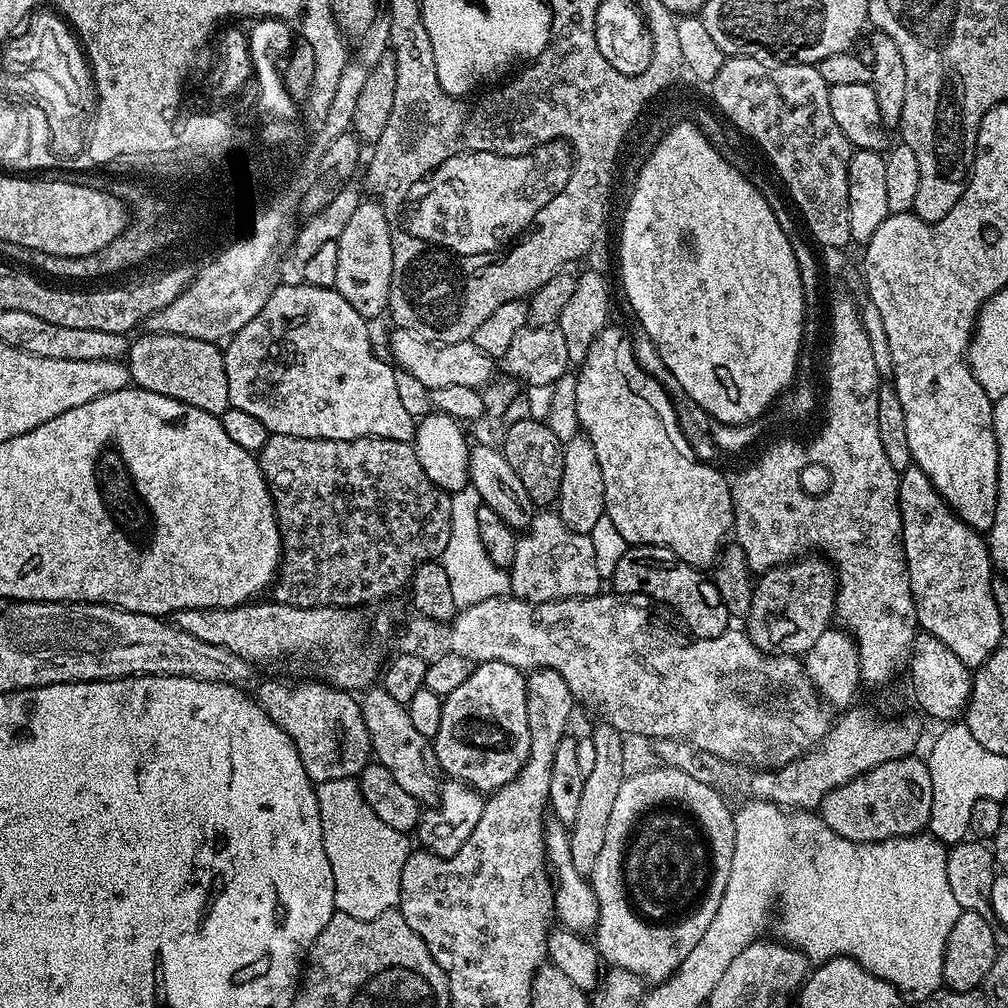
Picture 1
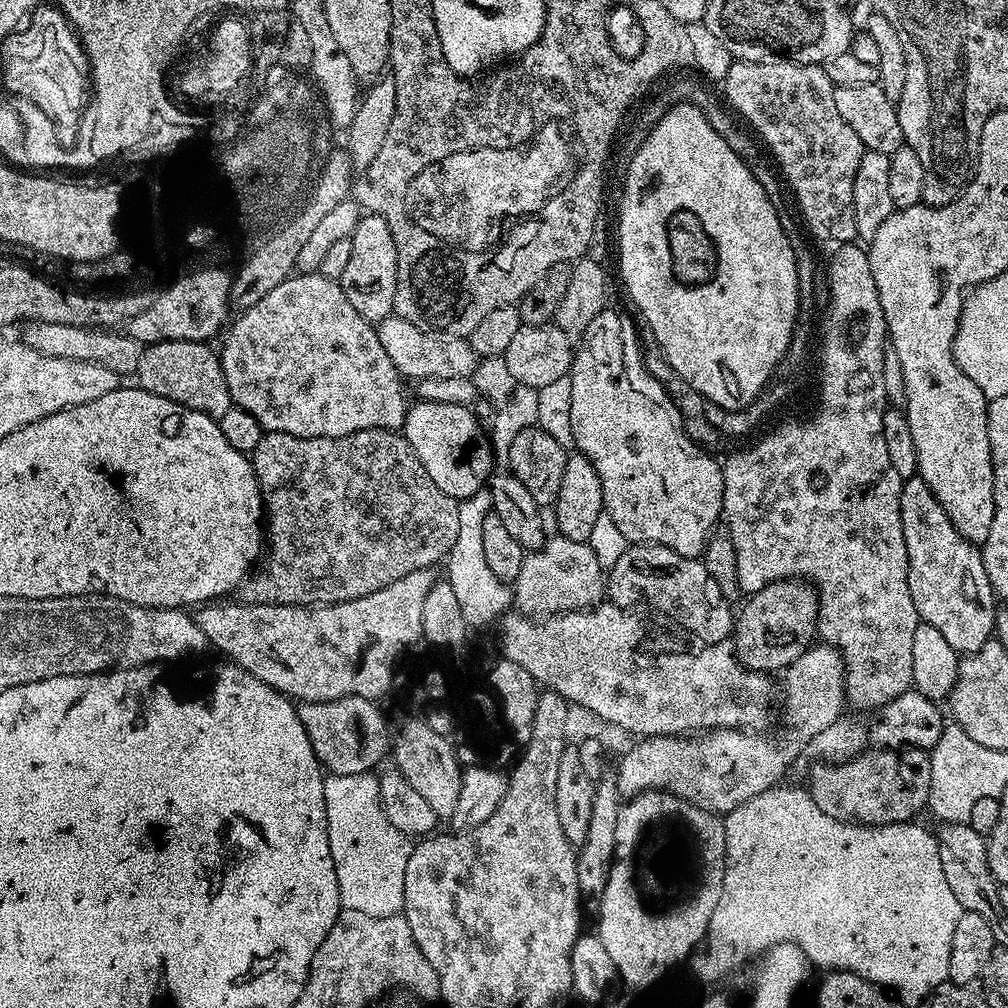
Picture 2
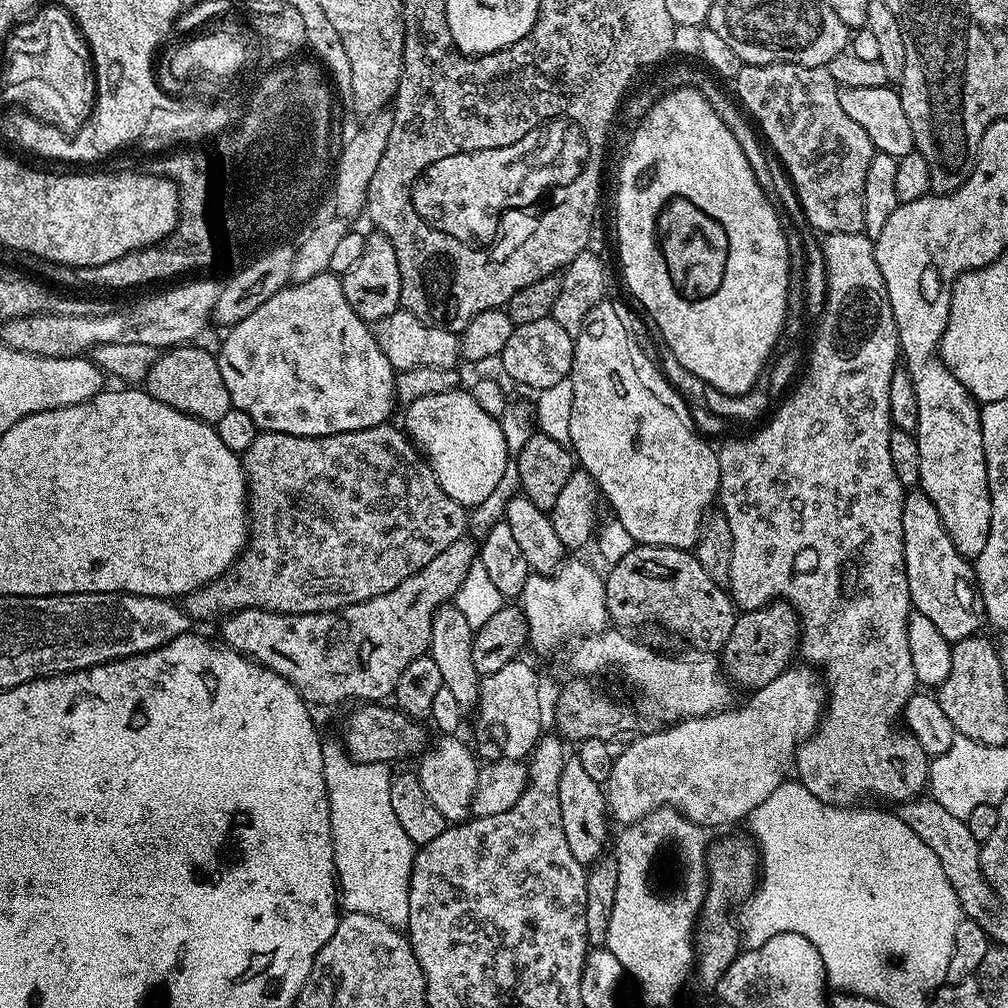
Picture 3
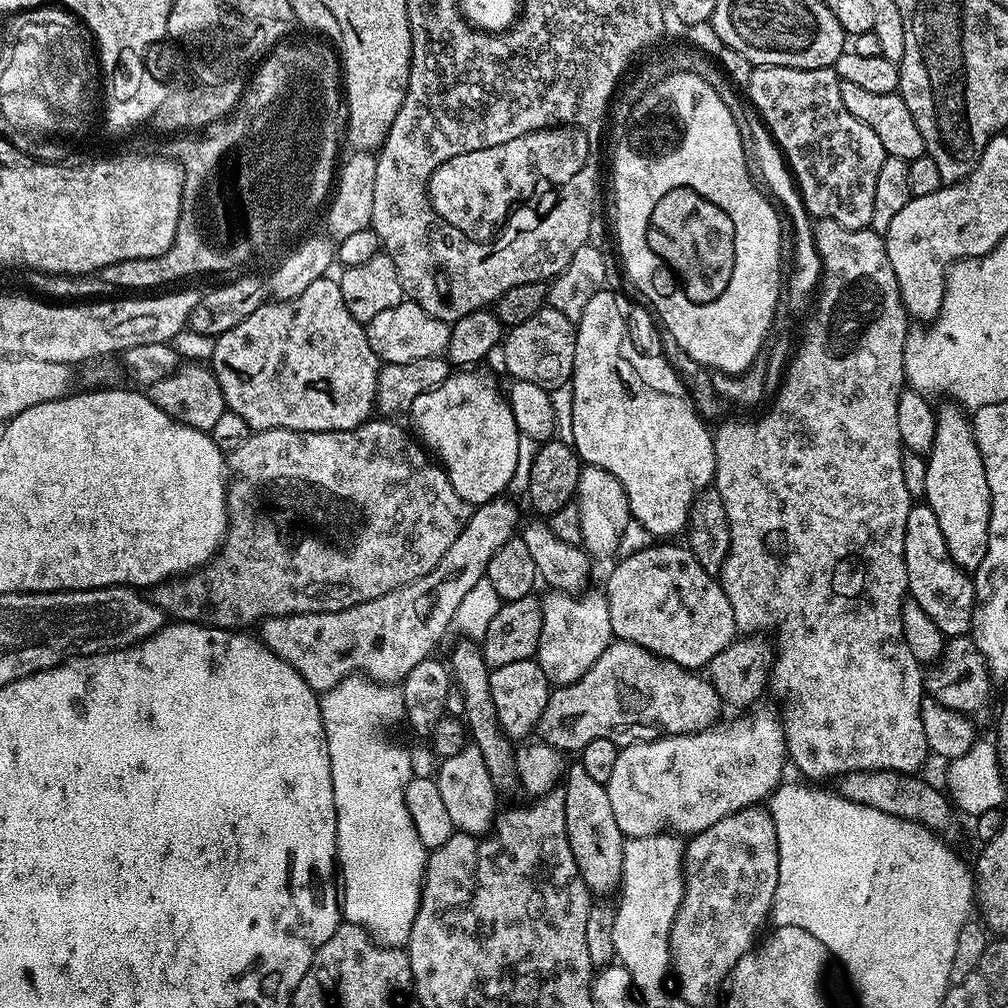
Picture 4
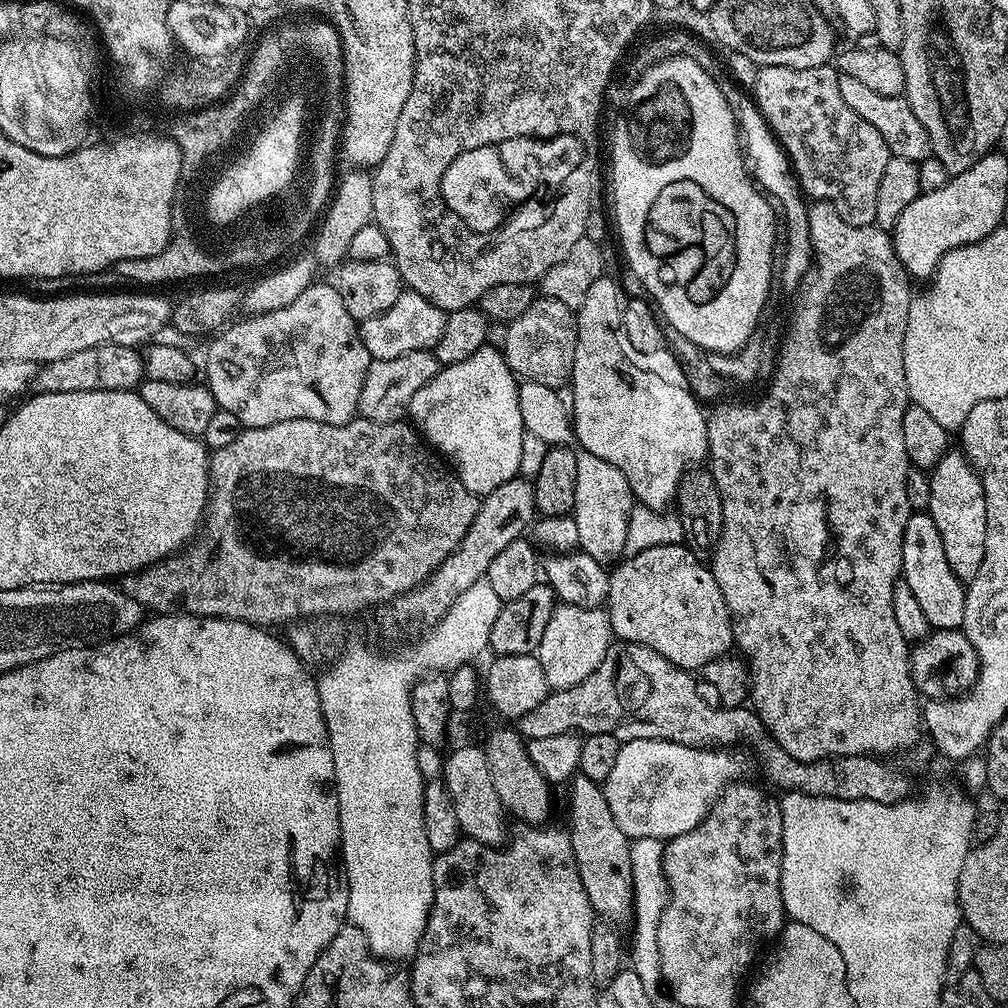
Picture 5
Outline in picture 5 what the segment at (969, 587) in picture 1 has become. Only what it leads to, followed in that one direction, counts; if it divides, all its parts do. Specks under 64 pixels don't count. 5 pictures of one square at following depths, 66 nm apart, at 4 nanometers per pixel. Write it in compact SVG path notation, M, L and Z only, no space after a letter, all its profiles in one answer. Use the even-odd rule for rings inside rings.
M916 510L911 513L906 522L906 530L902 534L902 582L906 586L910 586L910 591L914 594L914 599L922 605L922 614L926 614L926 622L933 629L939 630L942 628L960 628L964 623L964 615L966 614L966 584L965 581L959 580L954 574L954 570L950 570L950 562L946 562L946 550L942 550L942 534L938 534L938 526L934 526L934 518L930 518L927 511Z

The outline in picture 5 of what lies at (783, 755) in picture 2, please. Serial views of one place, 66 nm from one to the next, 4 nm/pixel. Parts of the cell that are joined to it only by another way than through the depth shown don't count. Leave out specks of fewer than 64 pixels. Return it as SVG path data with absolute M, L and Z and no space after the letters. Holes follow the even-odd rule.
M673 740L623 741L618 750L618 759L610 770L610 778L606 778L602 785L606 803L610 806L610 814L614 814L618 830L622 830L622 834L632 840L654 838L663 841L665 838L686 834L694 826L698 826L713 807L717 799L716 791L727 780L736 780L744 772L739 758L732 752L735 751L717 750L712 746L679 744Z

